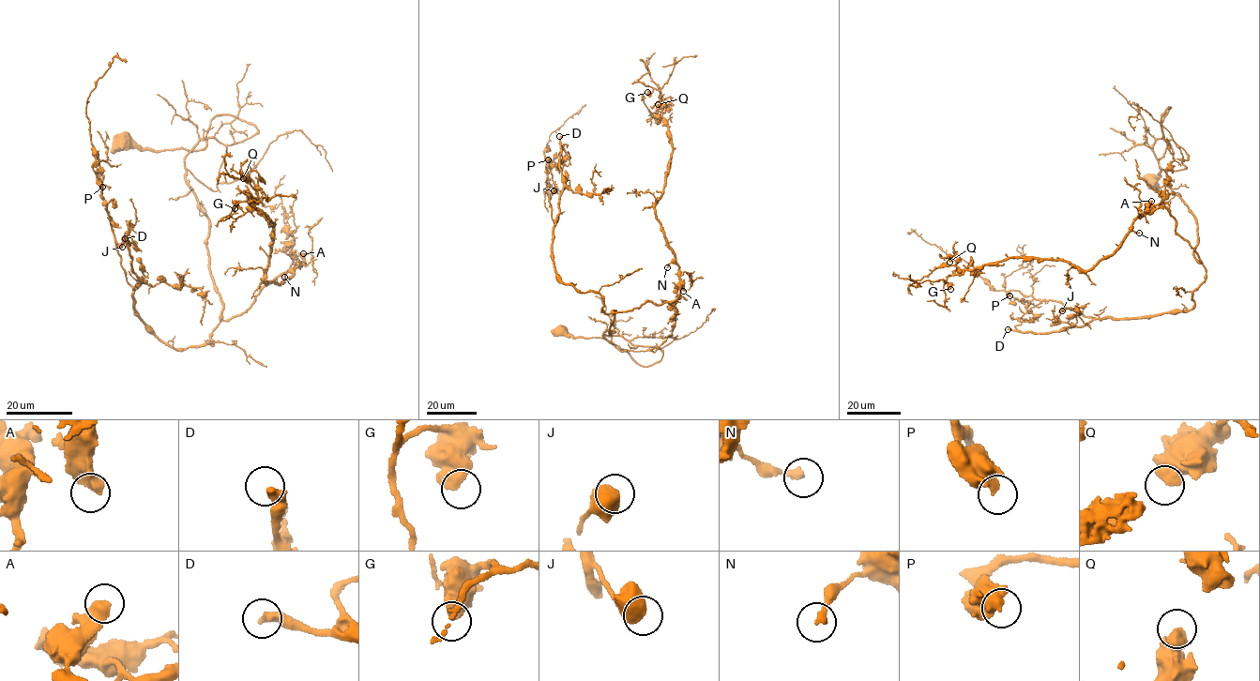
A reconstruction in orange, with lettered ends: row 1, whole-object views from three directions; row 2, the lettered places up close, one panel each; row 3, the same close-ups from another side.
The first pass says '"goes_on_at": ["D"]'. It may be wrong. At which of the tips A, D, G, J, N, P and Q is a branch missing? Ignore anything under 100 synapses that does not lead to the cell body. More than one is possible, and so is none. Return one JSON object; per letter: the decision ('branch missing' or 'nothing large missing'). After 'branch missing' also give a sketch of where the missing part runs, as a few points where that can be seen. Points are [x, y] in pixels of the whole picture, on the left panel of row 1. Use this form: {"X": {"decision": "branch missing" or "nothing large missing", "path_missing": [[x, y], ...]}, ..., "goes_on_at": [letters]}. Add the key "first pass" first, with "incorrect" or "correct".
{"first pass": "correct", "A": {"decision": "nothing large missing"}, "D": {"decision": "branch missing", "path_missing": [[125, 238], [126, 202], [132, 189], [126, 147], [127, 132], [129, 109], [141, 92], [137, 74], [144, 63]]}, "G": {"decision": "nothing large missing"}, "J": {"decision": "nothing large missing"}, "N": {"decision": "nothing large missing"}, "P": {"decision": "nothing large missing"}, "Q": {"decision": "nothing large missing"}, "goes_on_at": ["D"]}

